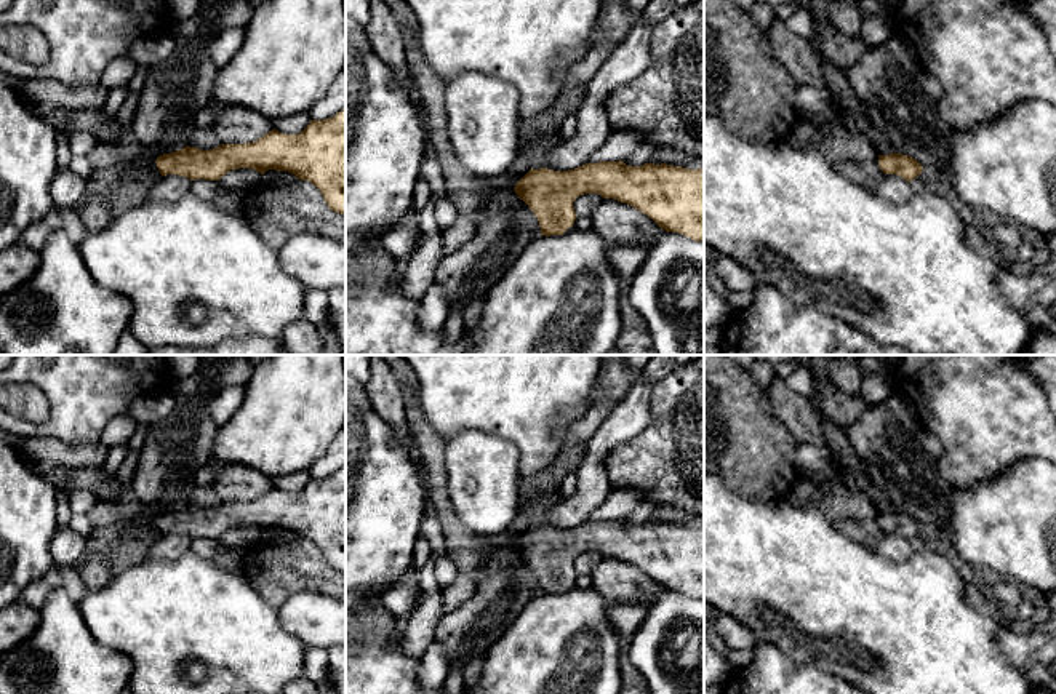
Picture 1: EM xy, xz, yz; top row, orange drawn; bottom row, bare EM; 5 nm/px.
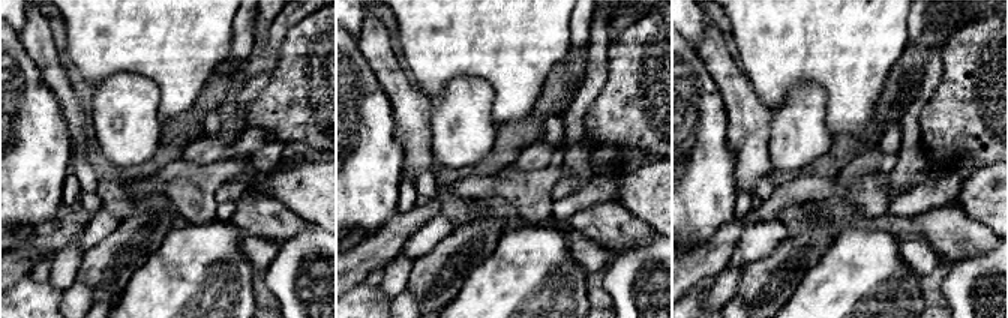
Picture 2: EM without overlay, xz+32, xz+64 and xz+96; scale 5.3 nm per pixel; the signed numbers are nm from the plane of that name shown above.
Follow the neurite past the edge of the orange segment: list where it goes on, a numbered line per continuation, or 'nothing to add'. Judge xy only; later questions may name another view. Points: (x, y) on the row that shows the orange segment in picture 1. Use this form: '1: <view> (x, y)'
1: xy (135, 175)

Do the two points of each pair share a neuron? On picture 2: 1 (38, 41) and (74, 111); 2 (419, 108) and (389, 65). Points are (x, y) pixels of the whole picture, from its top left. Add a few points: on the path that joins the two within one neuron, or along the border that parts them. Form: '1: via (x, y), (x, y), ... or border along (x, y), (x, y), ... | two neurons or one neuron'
1: via (47, 59), (65, 93) | one neuron
2: via (408, 98), (390, 75) | one neuron

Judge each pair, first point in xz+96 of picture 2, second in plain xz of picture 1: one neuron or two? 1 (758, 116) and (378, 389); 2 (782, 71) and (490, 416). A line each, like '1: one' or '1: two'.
1: one
2: one

